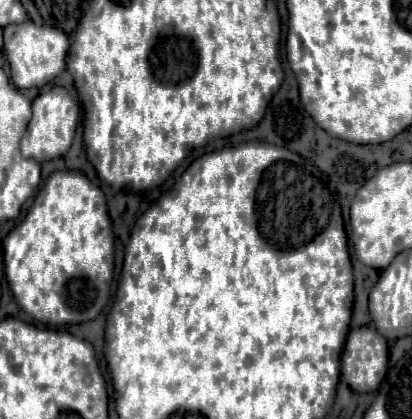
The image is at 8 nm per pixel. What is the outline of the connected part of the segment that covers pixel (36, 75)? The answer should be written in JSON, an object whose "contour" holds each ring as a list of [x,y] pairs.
{"contour":[[[25,20],[21,24],[9,24],[7,28],[3,28],[3,32],[5,32],[5,56],[11,64],[11,78],[17,88],[23,90],[33,86],[45,86],[65,70],[69,40],[63,30],[35,26],[31,20]]]}

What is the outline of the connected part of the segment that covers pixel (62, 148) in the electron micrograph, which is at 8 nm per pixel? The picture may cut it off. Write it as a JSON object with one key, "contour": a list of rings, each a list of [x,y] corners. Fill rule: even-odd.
{"contour":[[[55,86],[49,92],[39,94],[33,100],[33,116],[27,124],[27,132],[21,138],[21,154],[25,158],[33,158],[37,162],[45,162],[45,160],[63,156],[73,142],[77,118],[79,118],[79,104],[69,96],[69,92],[63,86]]]}

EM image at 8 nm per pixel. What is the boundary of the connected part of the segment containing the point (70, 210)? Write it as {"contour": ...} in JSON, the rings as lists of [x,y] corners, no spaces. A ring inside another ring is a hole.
{"contour":[[[53,172],[25,220],[3,240],[5,276],[19,306],[35,320],[79,324],[97,318],[109,300],[114,237],[105,194],[79,172]]]}

